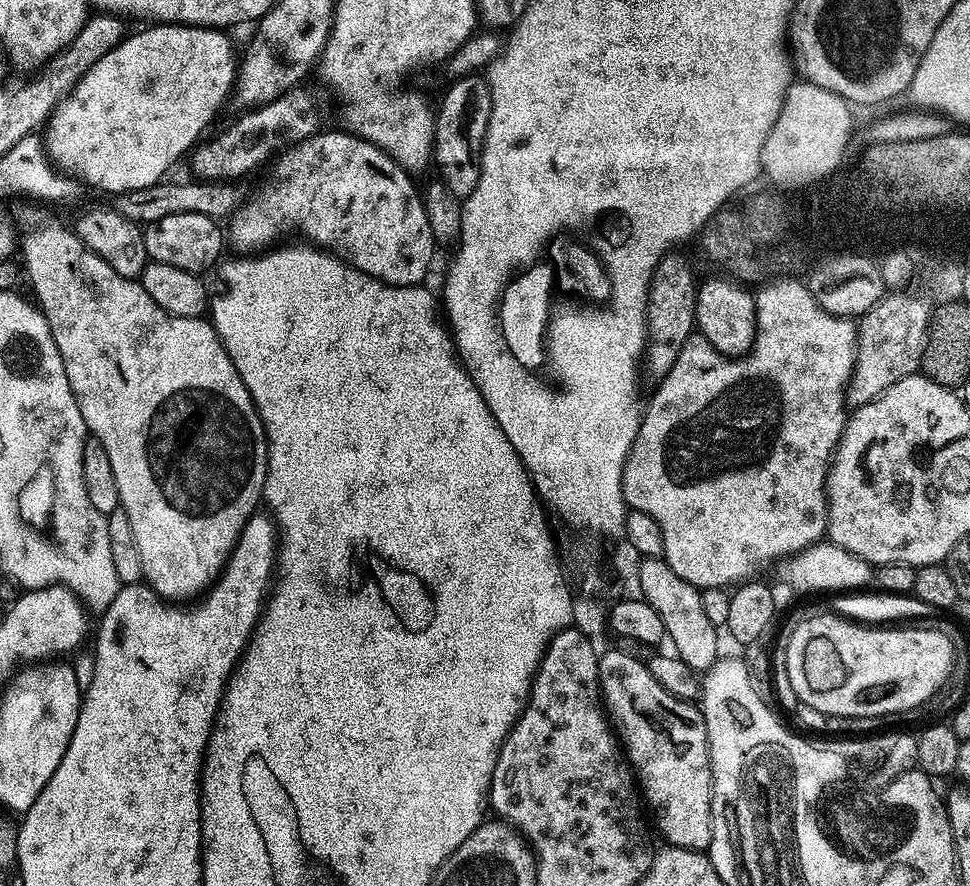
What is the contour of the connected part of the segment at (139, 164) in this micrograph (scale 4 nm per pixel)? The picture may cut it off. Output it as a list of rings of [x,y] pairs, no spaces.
[[[163,22],[148,27],[152,28],[125,35],[110,54],[102,54],[46,124],[52,138],[51,155],[88,176],[93,186],[104,192],[127,194],[161,183],[164,175],[195,149],[228,96],[230,100],[238,80],[238,52],[232,49],[227,31]]]

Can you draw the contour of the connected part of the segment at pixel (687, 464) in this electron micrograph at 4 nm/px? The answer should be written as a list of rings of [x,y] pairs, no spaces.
[[[769,279],[767,282],[761,283],[755,289],[754,299],[756,301],[756,337],[752,342],[752,348],[749,349],[747,355],[739,358],[724,356],[714,346],[710,346],[710,342],[699,334],[689,336],[688,341],[682,346],[682,350],[678,350],[678,358],[674,362],[674,366],[659,381],[660,384],[656,388],[656,393],[652,396],[652,401],[647,401],[646,407],[643,409],[640,417],[640,429],[634,438],[632,448],[628,452],[628,457],[624,463],[624,473],[622,474],[622,482],[620,488],[624,491],[624,503],[633,512],[641,512],[642,514],[650,514],[650,518],[654,518],[654,522],[658,522],[658,530],[662,530],[662,542],[664,543],[663,560],[670,566],[670,570],[674,570],[674,574],[678,574],[678,578],[682,578],[686,582],[693,584],[695,588],[701,590],[705,588],[722,588],[727,589],[728,584],[731,586],[739,585],[741,582],[751,581],[759,572],[764,572],[771,566],[775,560],[780,560],[783,556],[792,558],[803,552],[805,548],[811,547],[813,544],[819,544],[825,539],[828,530],[828,467],[832,465],[832,458],[836,455],[836,445],[840,443],[840,435],[844,433],[844,425],[846,423],[846,393],[848,391],[848,382],[852,379],[852,368],[856,364],[856,334],[857,325],[846,316],[832,316],[826,310],[822,310],[819,300],[815,300],[810,294],[808,284],[800,280],[774,280]]]

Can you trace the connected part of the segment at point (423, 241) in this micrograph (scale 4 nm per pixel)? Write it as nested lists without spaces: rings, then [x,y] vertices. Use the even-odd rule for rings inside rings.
[[[321,130],[312,136],[309,140],[301,140],[299,144],[292,145],[291,148],[279,153],[278,159],[275,161],[276,172],[281,176],[280,188],[273,190],[269,196],[264,196],[261,200],[256,200],[253,204],[247,203],[241,207],[240,211],[235,216],[231,217],[230,225],[232,224],[232,236],[230,232],[230,240],[240,247],[240,250],[262,250],[270,240],[275,236],[286,231],[288,227],[297,228],[304,237],[307,238],[313,245],[319,246],[321,249],[327,250],[333,256],[344,261],[345,264],[350,264],[352,267],[370,274],[376,280],[382,281],[384,284],[393,284],[394,286],[420,286],[425,283],[424,275],[428,272],[428,267],[432,264],[432,255],[438,249],[438,243],[431,234],[430,225],[426,220],[426,213],[423,209],[421,193],[416,192],[416,188],[412,185],[413,177],[404,171],[404,167],[396,163],[388,153],[383,152],[376,144],[372,144],[369,140],[362,140],[359,136],[351,131],[343,130],[344,132],[327,132]]]

